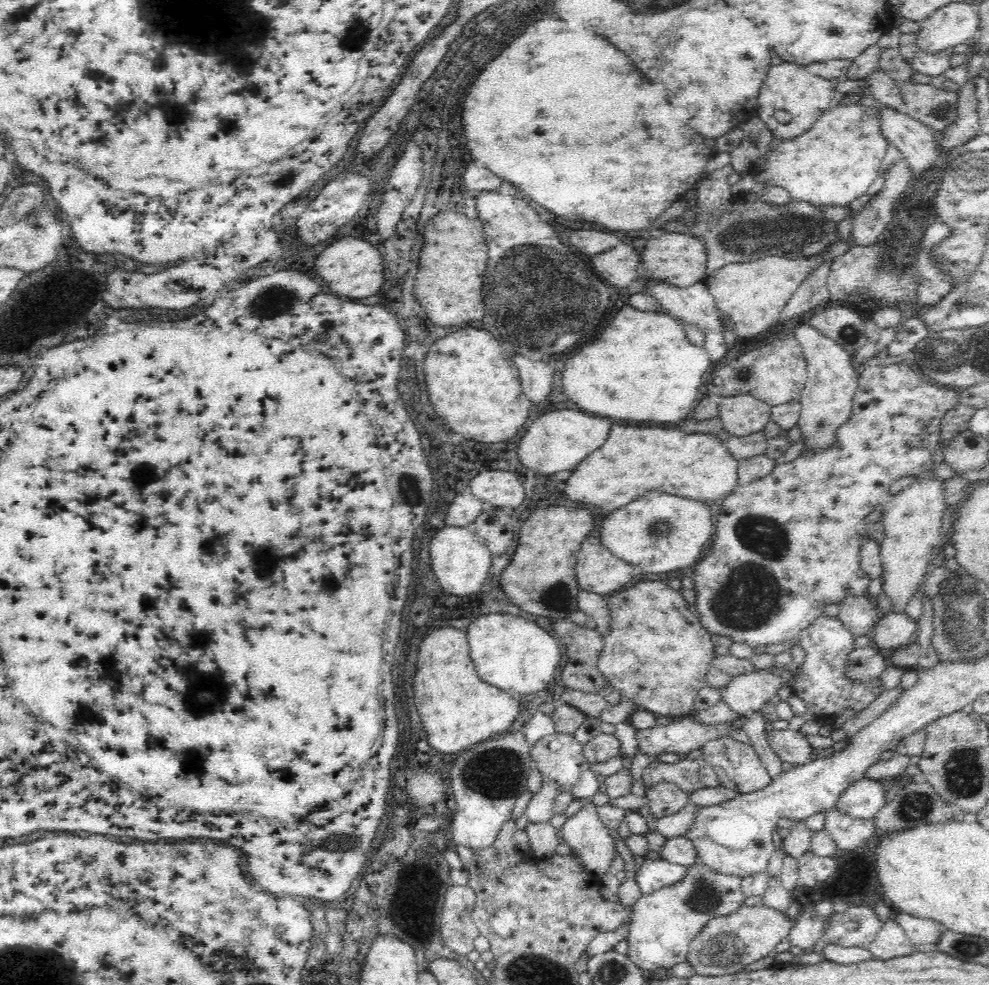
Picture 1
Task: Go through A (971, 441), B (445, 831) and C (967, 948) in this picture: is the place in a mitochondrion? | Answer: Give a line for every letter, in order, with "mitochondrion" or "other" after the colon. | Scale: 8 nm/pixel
A: other
B: other
C: mitochondrion

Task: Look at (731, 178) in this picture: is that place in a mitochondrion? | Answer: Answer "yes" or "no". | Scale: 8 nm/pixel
no

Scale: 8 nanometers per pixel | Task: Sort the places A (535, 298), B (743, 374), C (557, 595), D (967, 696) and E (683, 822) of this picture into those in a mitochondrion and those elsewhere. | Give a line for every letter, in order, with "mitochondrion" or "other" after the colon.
A: mitochondrion
B: mitochondrion
C: mitochondrion
D: other
E: other

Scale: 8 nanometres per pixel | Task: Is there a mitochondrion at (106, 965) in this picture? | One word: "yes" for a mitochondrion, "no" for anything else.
no

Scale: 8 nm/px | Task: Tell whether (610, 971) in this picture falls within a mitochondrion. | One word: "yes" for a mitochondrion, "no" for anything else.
yes

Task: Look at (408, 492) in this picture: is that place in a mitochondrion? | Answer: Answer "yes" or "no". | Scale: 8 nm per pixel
yes

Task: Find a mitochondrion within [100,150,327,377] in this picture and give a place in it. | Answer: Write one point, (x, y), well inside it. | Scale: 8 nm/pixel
(270, 303)

